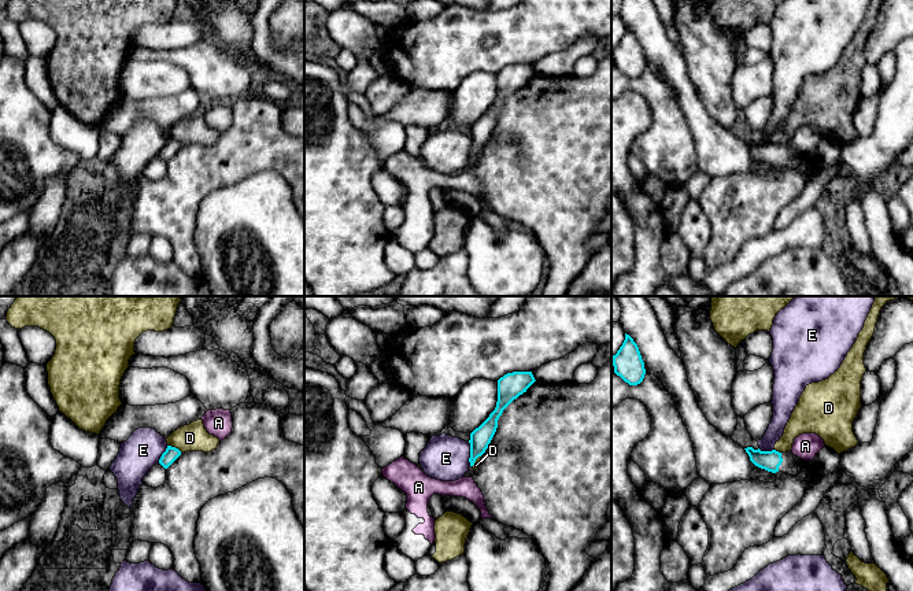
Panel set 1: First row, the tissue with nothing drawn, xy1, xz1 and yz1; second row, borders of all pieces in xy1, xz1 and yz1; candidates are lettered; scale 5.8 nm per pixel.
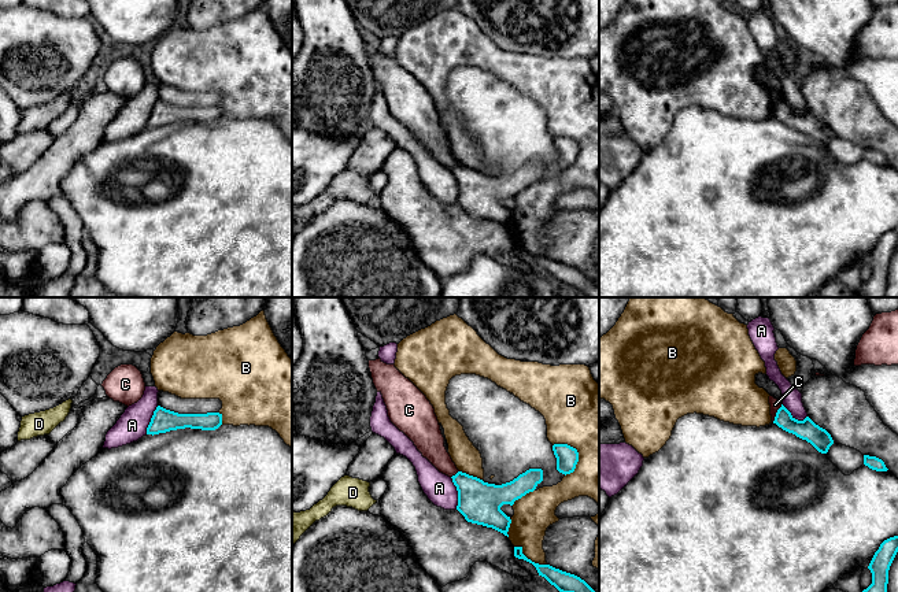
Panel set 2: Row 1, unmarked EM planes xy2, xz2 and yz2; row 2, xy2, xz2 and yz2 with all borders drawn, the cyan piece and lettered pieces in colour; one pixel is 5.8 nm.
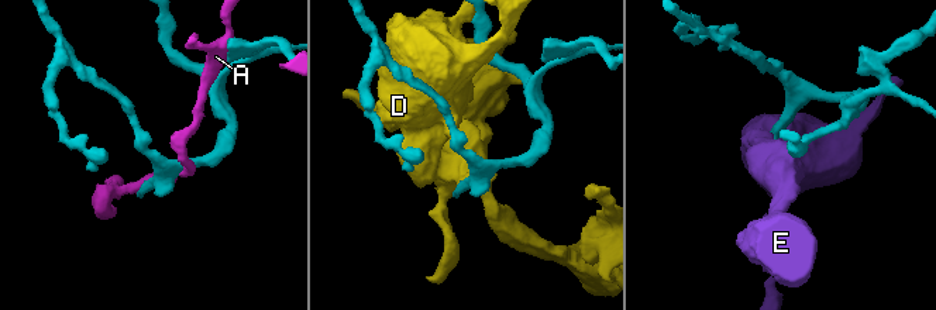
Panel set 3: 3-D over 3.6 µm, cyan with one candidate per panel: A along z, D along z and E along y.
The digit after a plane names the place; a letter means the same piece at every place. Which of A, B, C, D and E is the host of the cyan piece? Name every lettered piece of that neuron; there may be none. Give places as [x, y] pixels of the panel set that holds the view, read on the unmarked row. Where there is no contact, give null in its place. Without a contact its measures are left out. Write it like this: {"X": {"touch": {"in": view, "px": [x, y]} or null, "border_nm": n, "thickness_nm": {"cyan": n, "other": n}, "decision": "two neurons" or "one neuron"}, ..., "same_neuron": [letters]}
{"A": {"touch": {"in": "xz2", "px": [458, 187]}, "border_nm": 200, "thickness_nm": {"cyan": 240, "other": 170}, "decision": "two neurons"}, "B": {"touch": {"in": "xz2", "px": [577, 147]}, "border_nm": 220, "thickness_nm": {"cyan": 130, "other": 440}, "decision": "two neurons"}, "C": {"touch": {"in": "yz2", "px": [776, 106]}, "border_nm": 120, "thickness_nm": {"cyan": 120, "other": 60}, "decision": "two neurons"}, "D": {"touch": {"in": "xy1", "px": [174, 140]}, "border_nm": 100, "thickness_nm": {"cyan": 80, "other": 160}, "decision": "two neurons"}, "E": {"touch": {"in": "xz1", "px": [470, 147]}, "border_nm": 140, "thickness_nm": {"cyan": 120, "other": 260}, "decision": "two neurons"}, "same_neuron": []}

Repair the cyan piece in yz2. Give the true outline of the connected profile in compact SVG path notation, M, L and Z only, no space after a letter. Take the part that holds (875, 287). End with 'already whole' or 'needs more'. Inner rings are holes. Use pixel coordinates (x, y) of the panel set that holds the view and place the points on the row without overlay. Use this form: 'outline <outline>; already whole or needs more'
outline M898 229L884 233L875 245L868 262L872 277L861 285L857 297L884 297L888 277L888 263L898 245Z; already whole

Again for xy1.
outline M167 138L166 144L162 147L159 156L167 162L178 149L181 144L175 140Z; already whole

